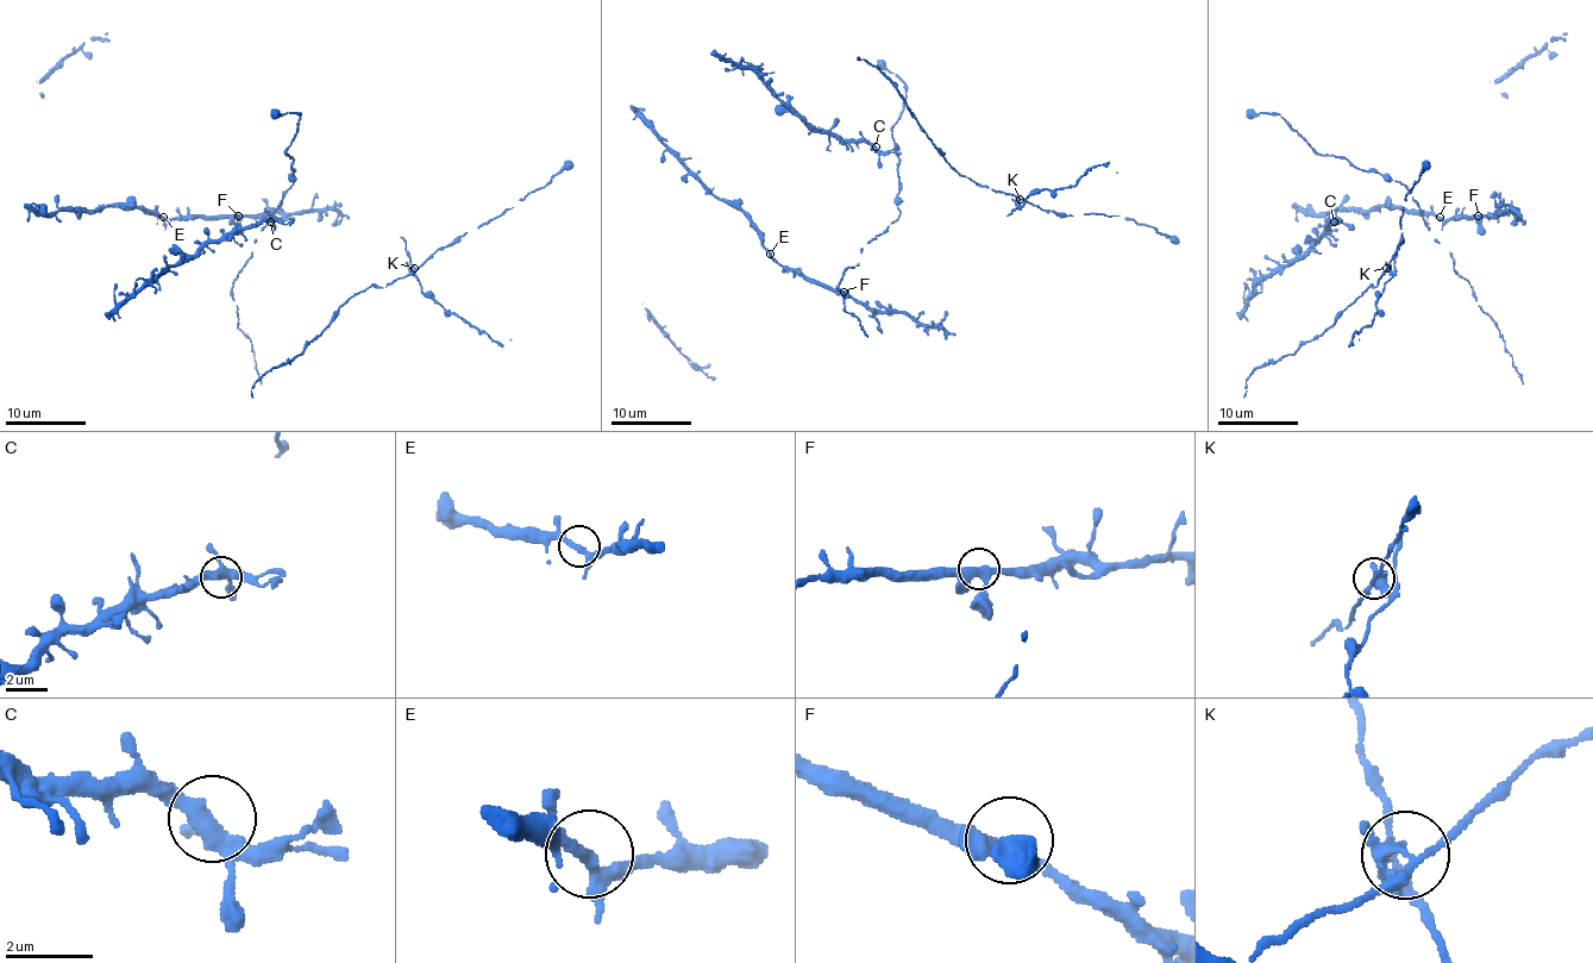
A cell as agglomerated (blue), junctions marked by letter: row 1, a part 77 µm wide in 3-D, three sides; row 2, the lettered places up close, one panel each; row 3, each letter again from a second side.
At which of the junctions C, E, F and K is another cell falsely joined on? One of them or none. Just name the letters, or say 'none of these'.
K

